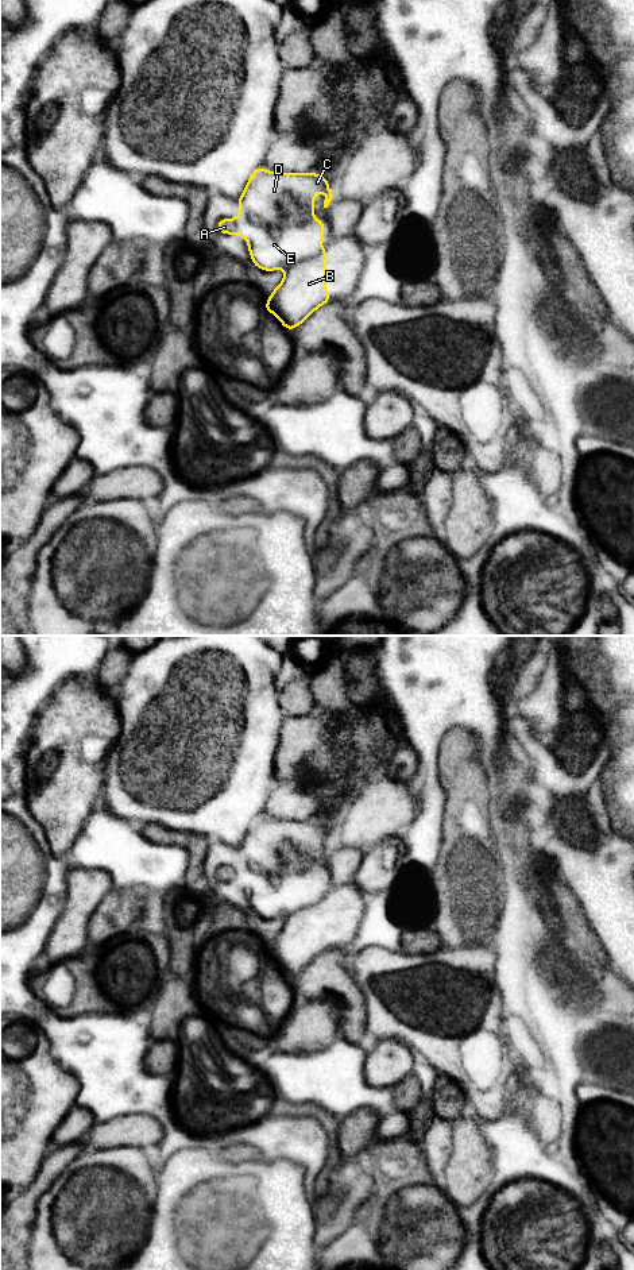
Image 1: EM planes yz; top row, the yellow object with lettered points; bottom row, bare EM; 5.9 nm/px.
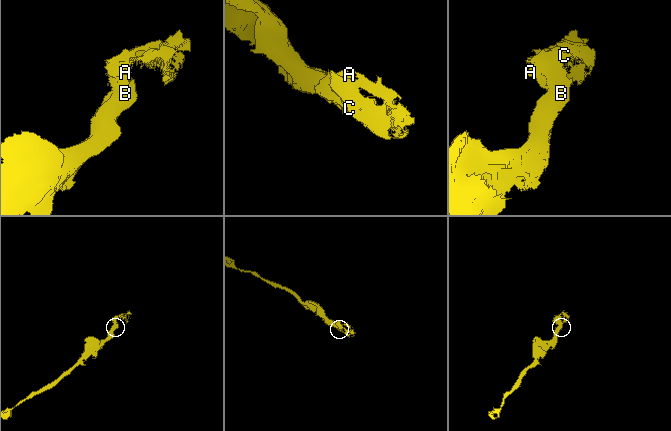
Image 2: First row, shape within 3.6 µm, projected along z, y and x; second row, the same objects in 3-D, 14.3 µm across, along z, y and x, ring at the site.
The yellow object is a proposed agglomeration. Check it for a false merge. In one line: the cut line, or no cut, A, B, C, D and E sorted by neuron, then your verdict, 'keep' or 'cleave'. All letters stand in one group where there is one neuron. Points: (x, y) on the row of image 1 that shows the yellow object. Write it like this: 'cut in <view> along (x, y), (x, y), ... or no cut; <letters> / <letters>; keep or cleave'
cut in yz along (323, 249), (287, 269); A C D E / B; cleave

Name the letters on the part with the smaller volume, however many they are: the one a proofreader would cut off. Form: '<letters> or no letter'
A, C, D, E

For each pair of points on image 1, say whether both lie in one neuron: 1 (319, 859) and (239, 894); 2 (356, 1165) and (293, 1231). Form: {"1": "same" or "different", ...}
{"1": "same", "2": "different"}

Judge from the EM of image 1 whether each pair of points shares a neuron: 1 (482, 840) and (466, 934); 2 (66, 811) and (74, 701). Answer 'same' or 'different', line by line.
1: same
2: same

